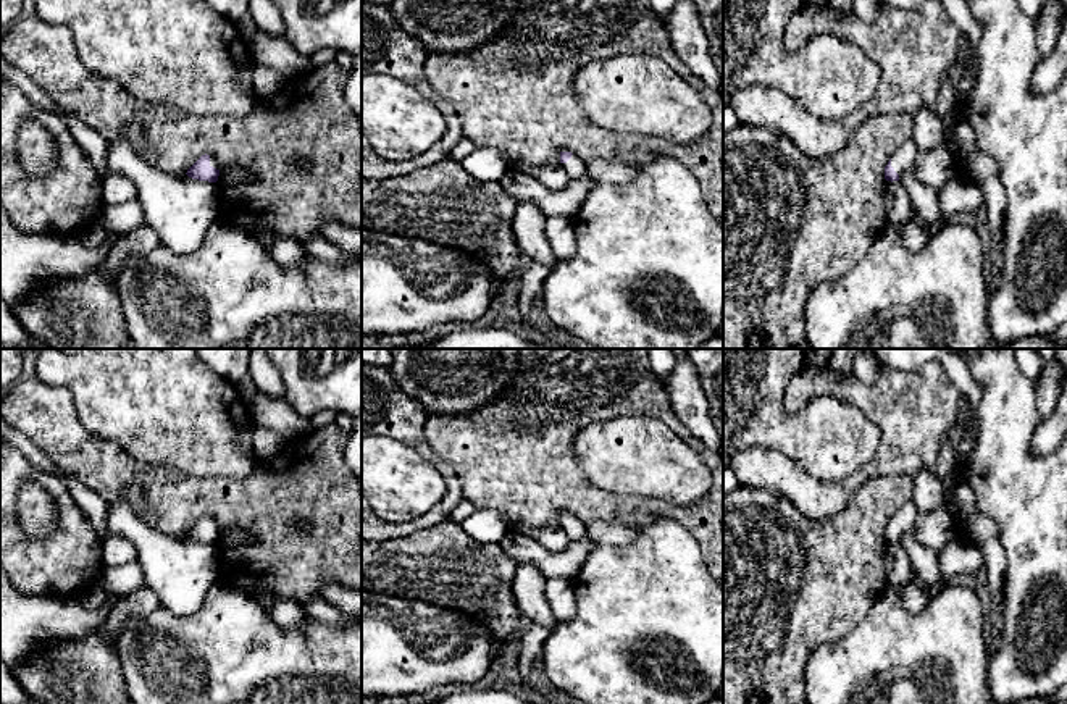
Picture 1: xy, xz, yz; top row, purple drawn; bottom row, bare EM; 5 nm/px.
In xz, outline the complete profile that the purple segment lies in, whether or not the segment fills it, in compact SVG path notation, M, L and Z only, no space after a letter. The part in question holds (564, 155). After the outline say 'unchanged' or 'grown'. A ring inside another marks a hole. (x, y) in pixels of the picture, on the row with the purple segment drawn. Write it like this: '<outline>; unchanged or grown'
M560 152L560 165L565 168L571 179L581 179L589 176L586 161L571 152Z; grown

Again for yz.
M910 139L901 149L898 149L885 166L886 181L899 181L901 173L915 161L918 150Z; grown

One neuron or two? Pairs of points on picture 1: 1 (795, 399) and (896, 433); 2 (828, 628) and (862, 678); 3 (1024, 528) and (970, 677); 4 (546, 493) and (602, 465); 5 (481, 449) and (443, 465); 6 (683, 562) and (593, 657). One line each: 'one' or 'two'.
1: one
2: two
3: two
4: two
5: two
6: one

